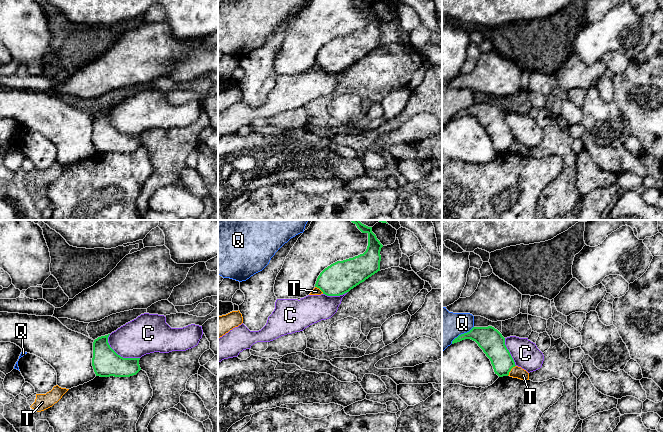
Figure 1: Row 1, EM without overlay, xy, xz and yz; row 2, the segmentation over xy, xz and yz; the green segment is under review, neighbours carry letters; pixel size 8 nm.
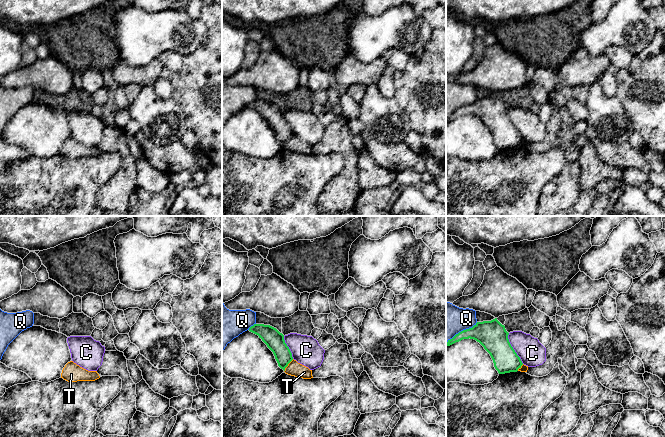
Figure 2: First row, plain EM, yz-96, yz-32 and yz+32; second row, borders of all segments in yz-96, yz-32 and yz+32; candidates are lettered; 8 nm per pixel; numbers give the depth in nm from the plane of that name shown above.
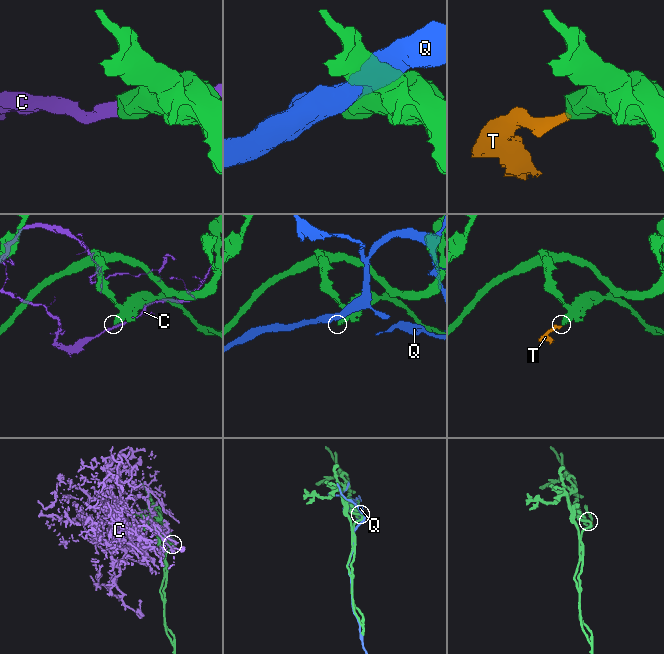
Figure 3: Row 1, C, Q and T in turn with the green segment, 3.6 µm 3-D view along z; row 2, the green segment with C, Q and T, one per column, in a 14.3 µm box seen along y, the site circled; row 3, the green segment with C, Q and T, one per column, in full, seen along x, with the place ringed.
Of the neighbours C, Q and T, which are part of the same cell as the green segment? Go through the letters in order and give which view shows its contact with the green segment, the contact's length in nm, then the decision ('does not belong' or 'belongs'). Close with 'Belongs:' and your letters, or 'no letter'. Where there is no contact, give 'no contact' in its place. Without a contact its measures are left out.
C: contact in xy; length 320 nm; does not belong
Q: contact in yz; length 240 nm; does not belong
T: contact in yz; length 110 nm; does not belong
Belongs: no letter

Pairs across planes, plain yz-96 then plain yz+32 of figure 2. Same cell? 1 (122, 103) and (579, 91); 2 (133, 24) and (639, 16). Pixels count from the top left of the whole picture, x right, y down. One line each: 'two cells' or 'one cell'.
1: two cells
2: one cell

